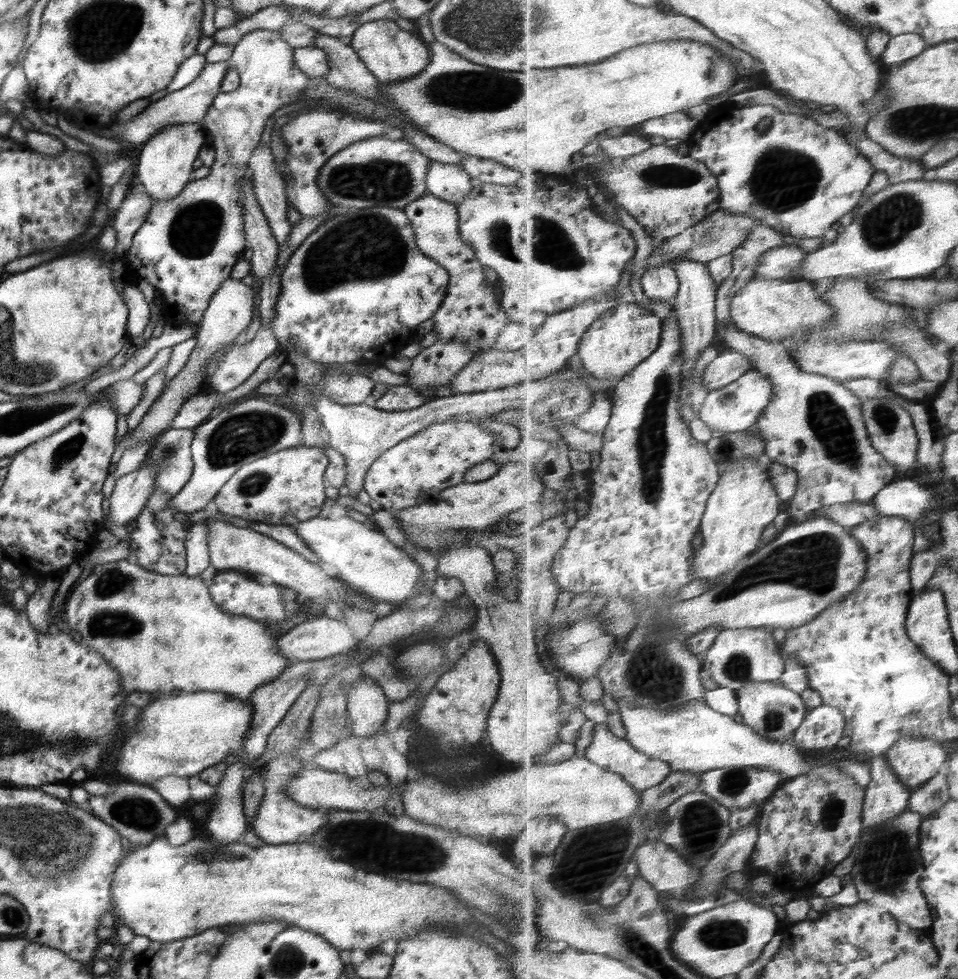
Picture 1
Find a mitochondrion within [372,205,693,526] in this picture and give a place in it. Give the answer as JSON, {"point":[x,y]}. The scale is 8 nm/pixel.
{"point":[651,444]}

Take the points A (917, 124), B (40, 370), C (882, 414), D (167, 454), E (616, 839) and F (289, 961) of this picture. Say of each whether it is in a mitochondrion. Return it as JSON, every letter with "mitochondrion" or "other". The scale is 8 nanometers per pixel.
{"A":"mitochondrion","B":"mitochondrion","C":"mitochondrion","D":"mitochondrion","E":"mitochondrion","F":"mitochondrion"}

